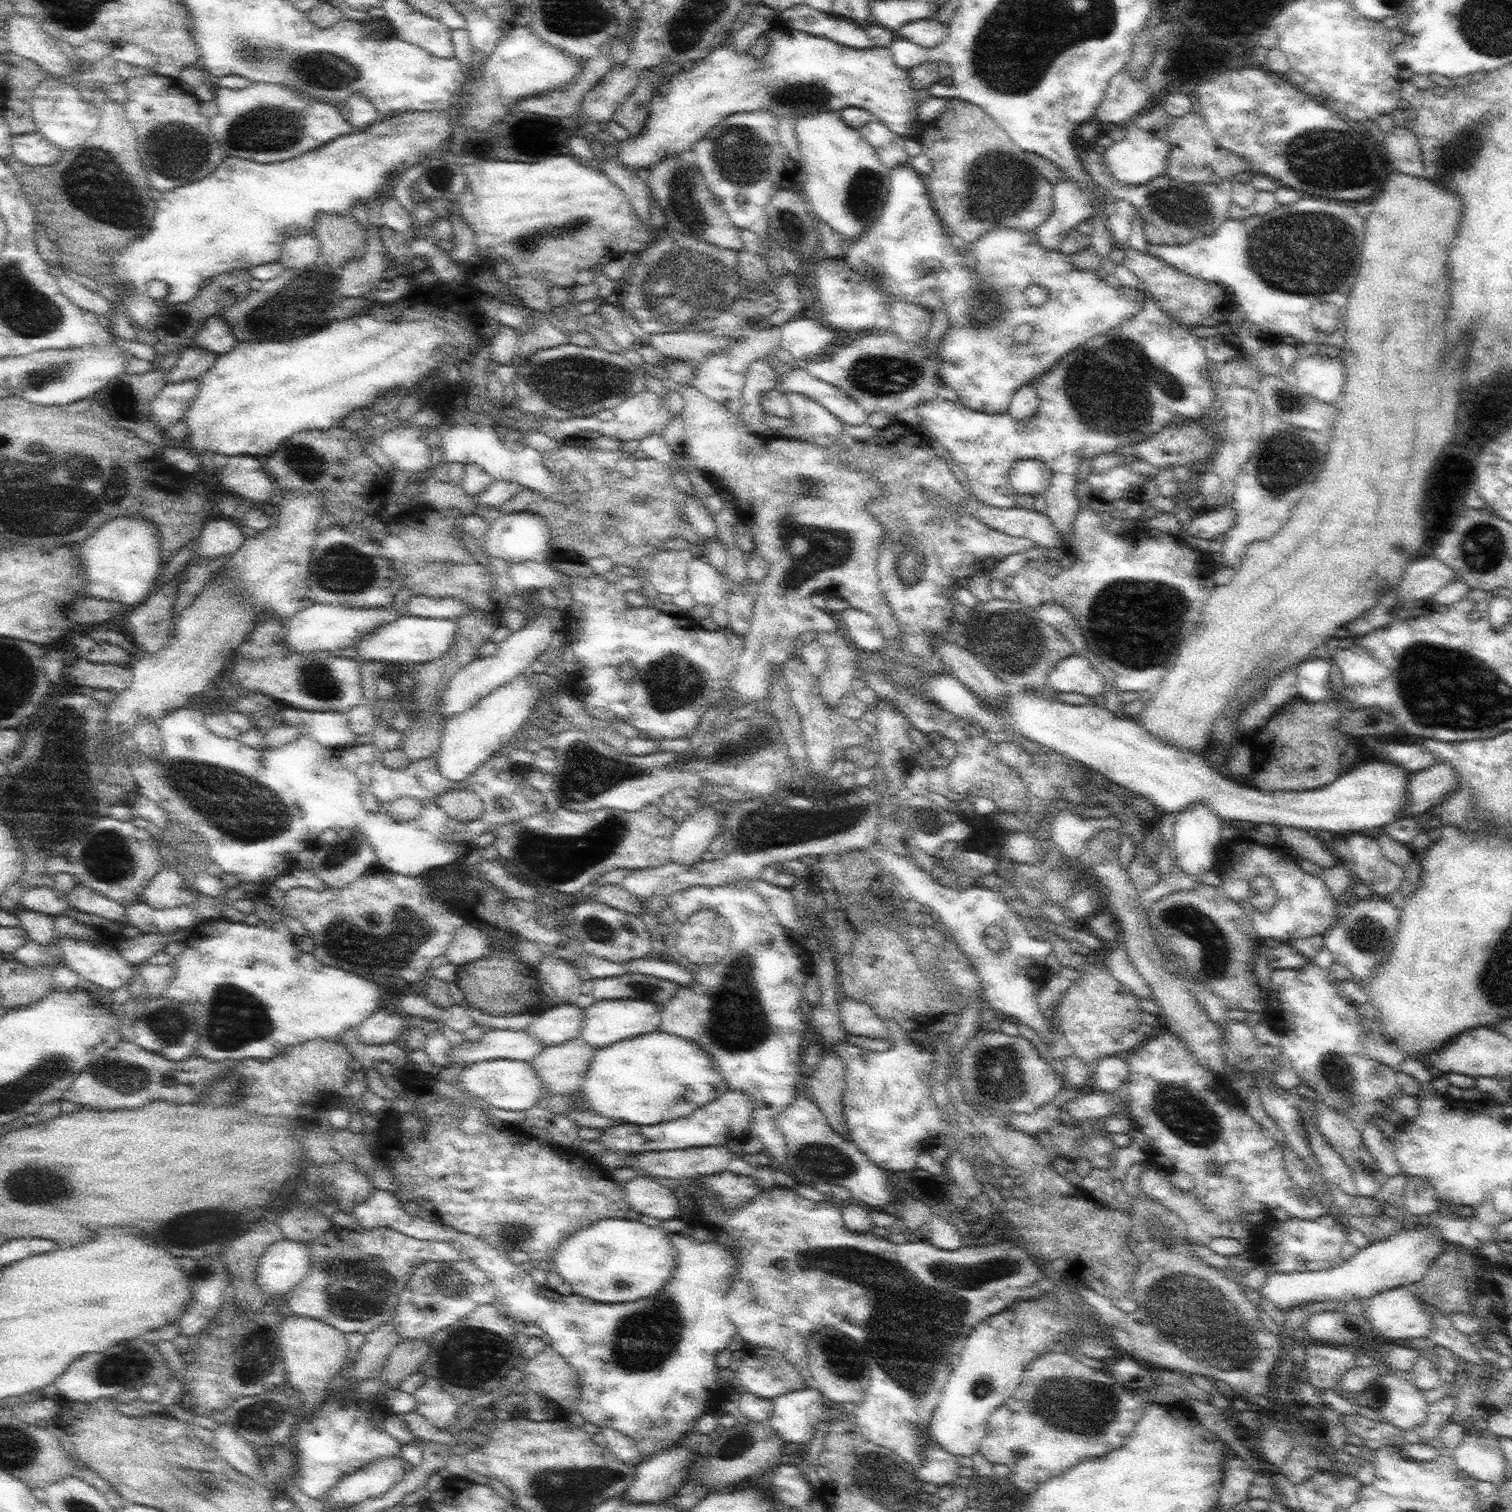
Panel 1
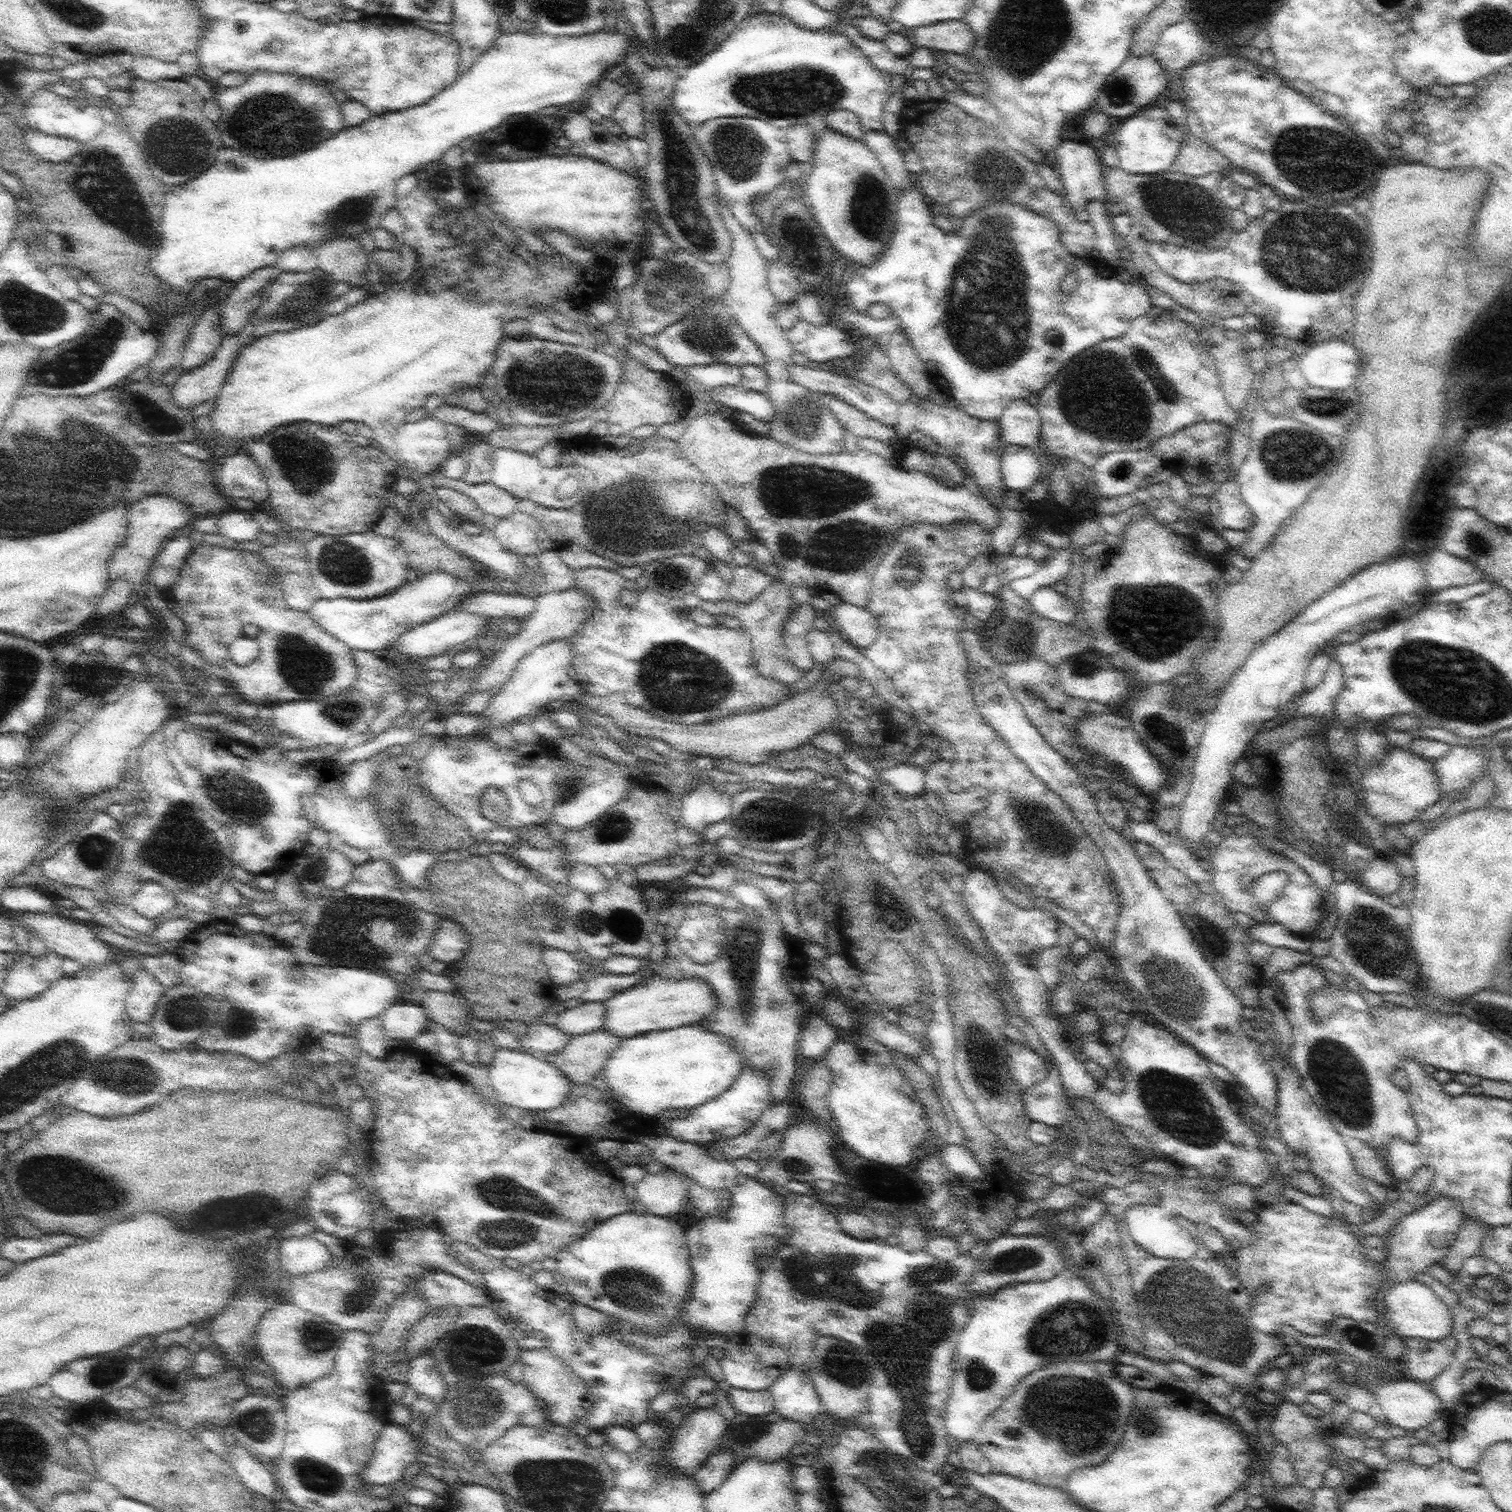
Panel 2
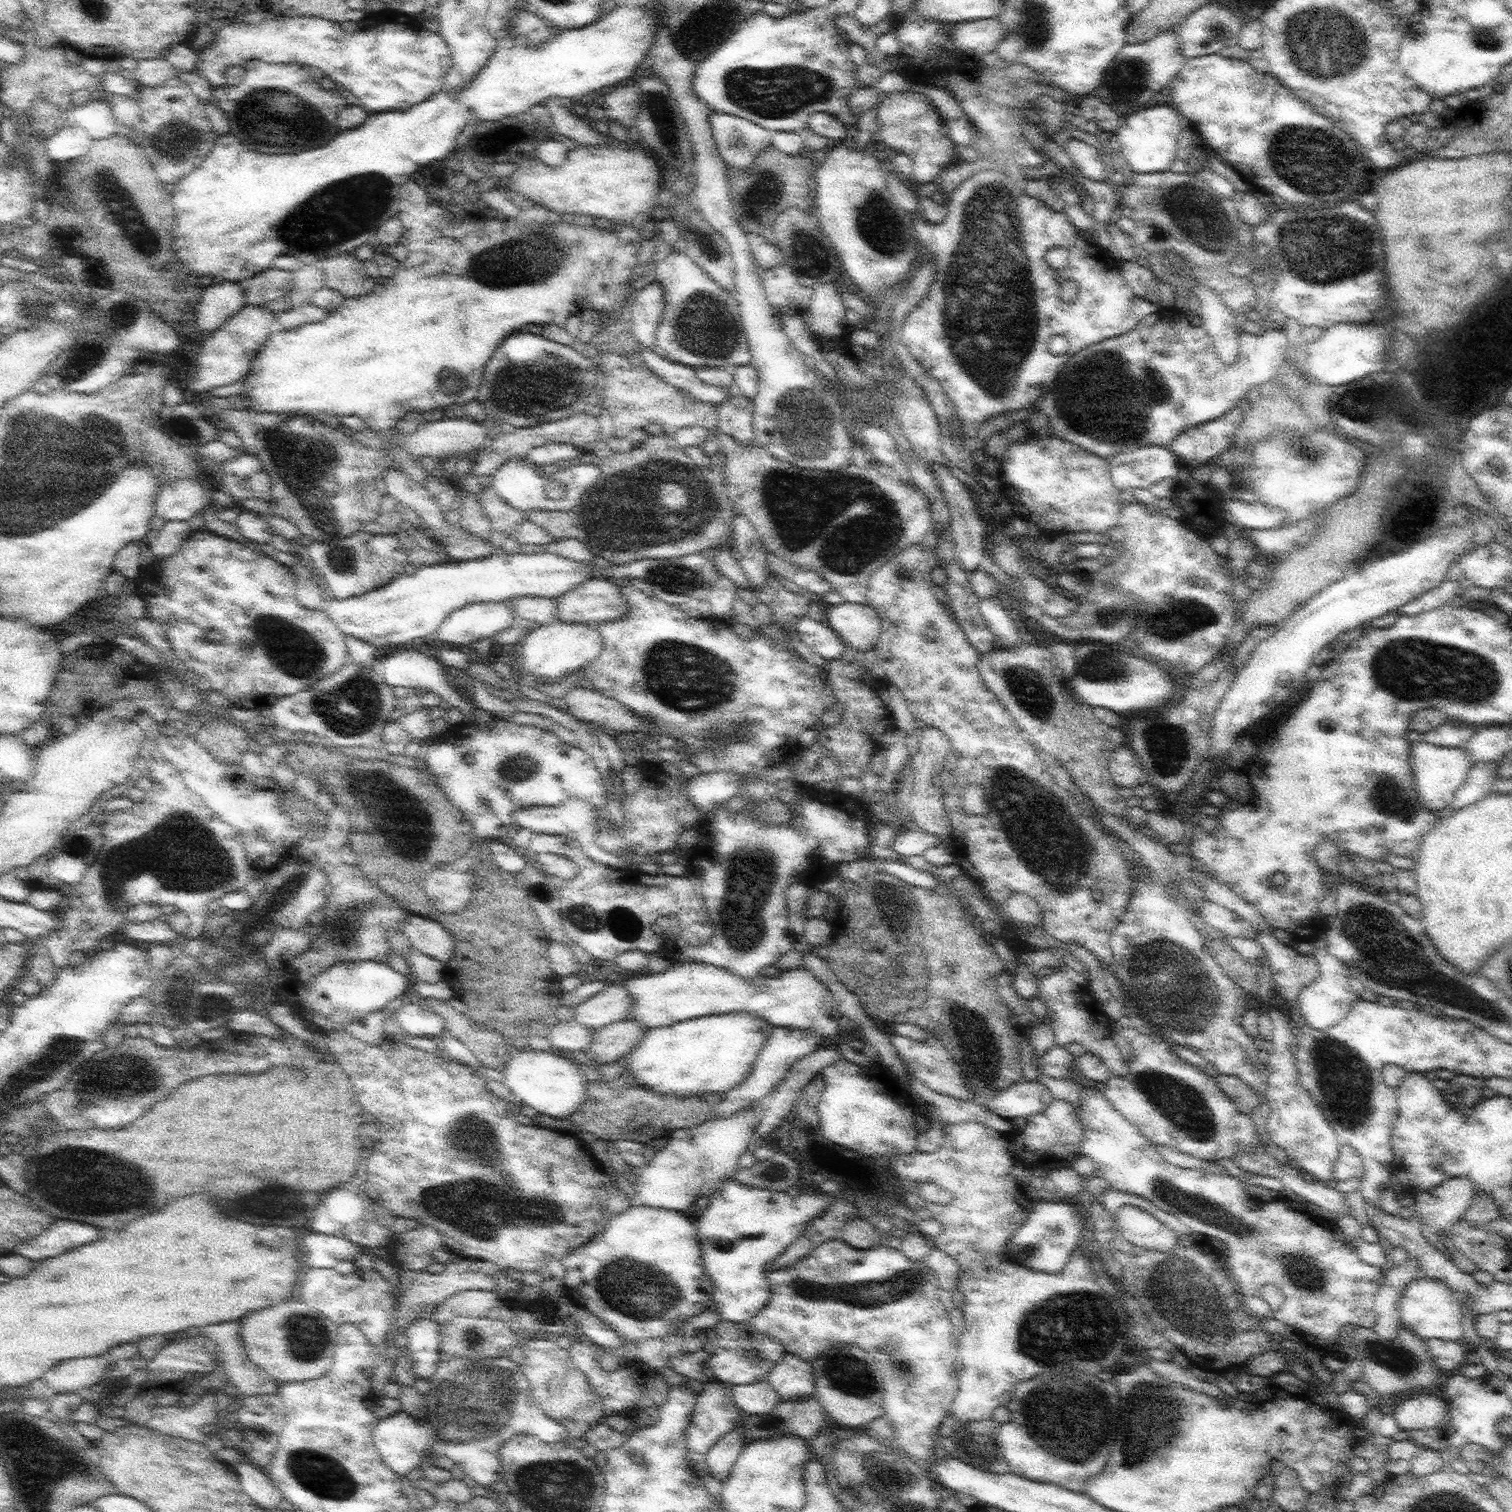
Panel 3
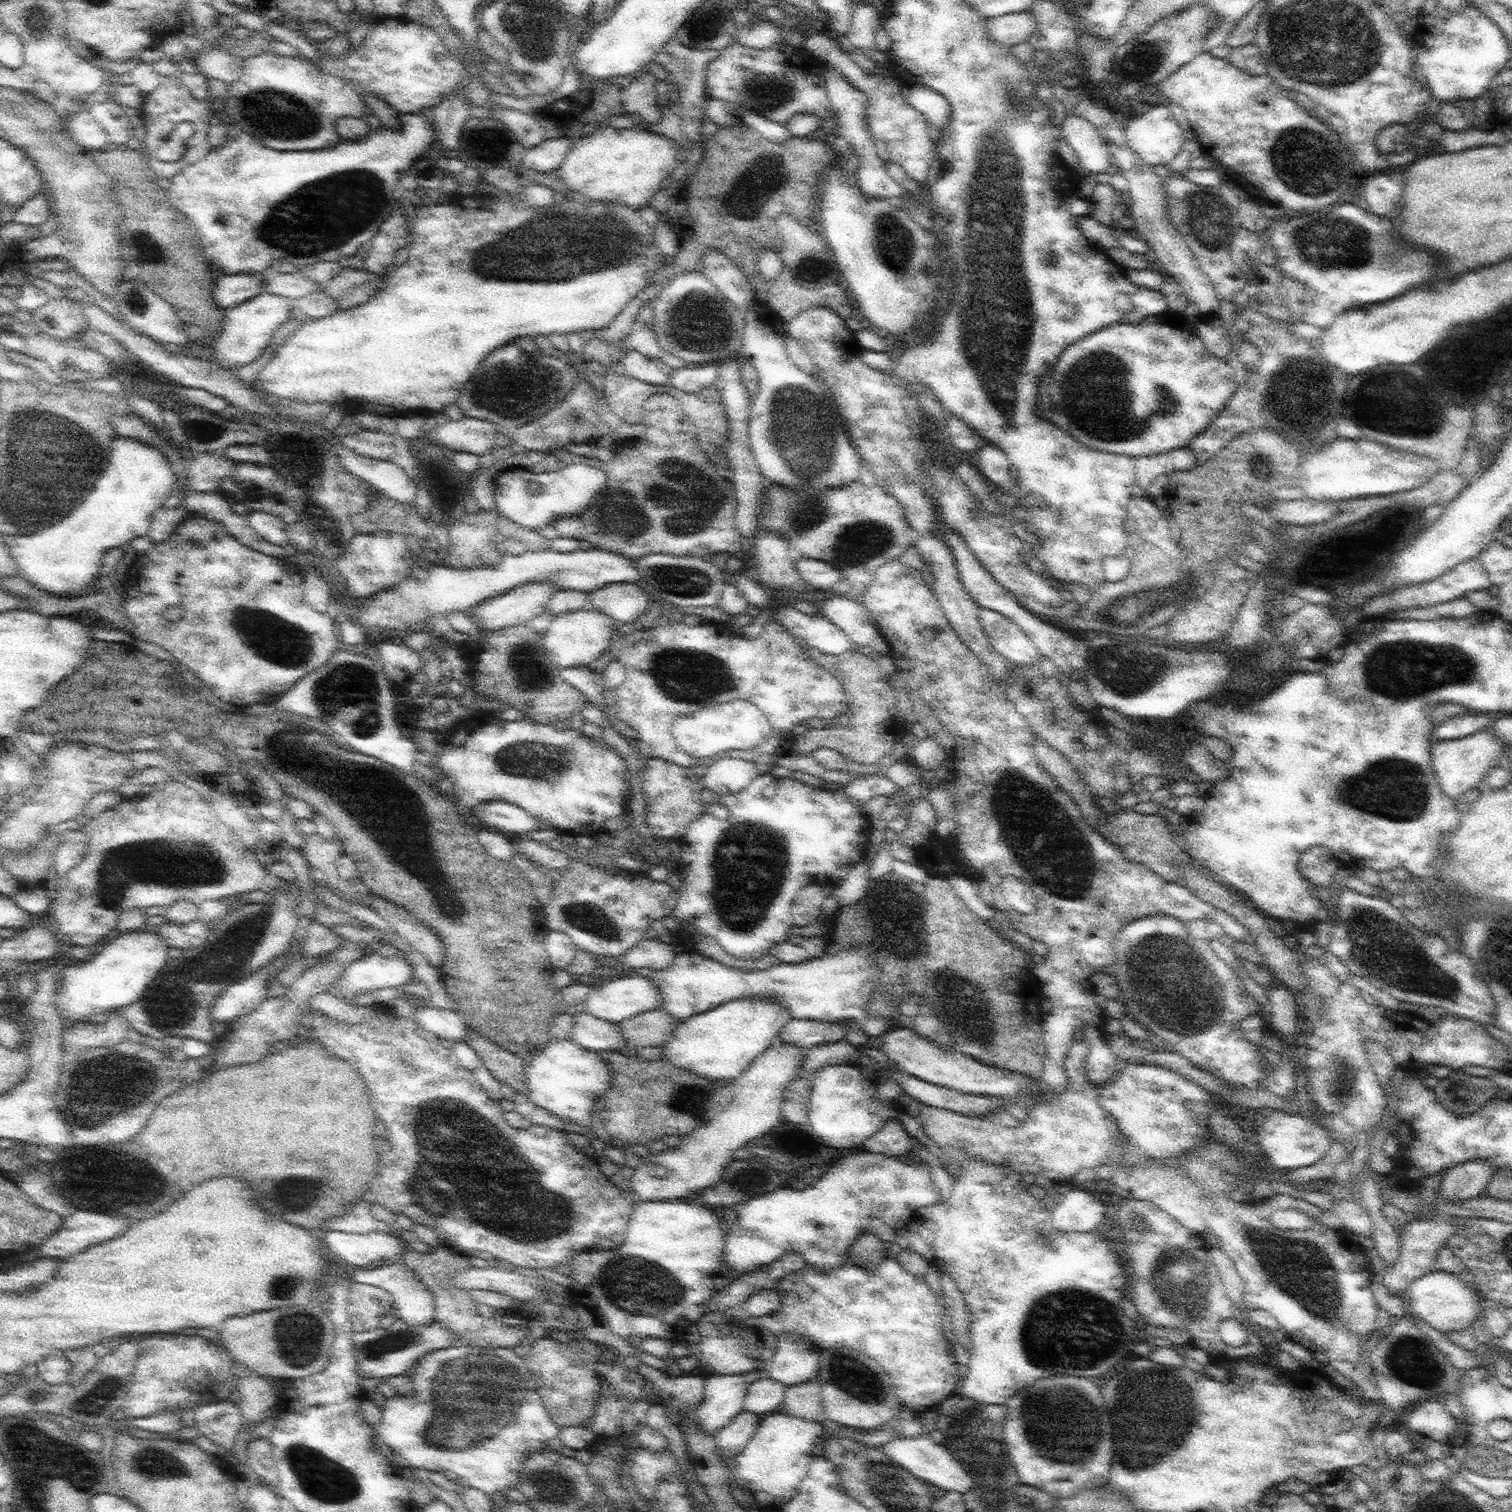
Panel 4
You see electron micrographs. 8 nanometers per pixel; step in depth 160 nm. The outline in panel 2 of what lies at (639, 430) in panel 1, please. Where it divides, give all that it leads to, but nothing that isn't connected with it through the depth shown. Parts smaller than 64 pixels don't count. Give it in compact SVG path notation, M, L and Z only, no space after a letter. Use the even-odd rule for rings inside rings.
M631 356L618 359L621 362L623 373L616 394L606 404L610 414L608 414L608 423L605 423L606 426L602 427L602 431L612 436L624 436L624 434L631 434L635 428L643 424L659 427L686 417L693 397L681 382L671 377L669 373L654 371L646 365L641 365Z

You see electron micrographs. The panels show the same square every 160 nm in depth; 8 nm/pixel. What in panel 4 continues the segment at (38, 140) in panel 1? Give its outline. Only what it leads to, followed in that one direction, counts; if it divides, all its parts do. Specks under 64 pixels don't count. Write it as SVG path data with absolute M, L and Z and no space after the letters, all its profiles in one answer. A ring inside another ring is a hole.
M79 105L79 109L69 118L68 134L74 142L86 147L89 151L100 150L108 145L106 130L94 120L88 105Z

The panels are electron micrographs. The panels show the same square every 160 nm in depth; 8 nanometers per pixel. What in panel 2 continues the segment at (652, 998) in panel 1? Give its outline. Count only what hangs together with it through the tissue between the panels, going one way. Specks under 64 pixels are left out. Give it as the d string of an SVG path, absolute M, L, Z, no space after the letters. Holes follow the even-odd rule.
M632 974L598 976L588 982L580 1000L584 1003L605 1002L614 998L615 994L620 994L620 991L632 988L634 984L636 984L636 976L632 976Z

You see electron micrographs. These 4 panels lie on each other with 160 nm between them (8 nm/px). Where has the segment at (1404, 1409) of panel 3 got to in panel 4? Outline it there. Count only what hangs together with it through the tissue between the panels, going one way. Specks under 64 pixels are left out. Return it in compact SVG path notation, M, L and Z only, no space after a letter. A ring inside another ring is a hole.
M1426 1401L1414 1408L1406 1423L1411 1430L1432 1441L1448 1443L1455 1434L1457 1418L1440 1401Z

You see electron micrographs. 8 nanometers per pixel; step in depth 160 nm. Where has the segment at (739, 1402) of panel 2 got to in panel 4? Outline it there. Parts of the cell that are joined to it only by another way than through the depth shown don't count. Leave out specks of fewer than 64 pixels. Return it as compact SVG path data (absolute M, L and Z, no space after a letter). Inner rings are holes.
M768 1375L753 1382L747 1390L744 1409L754 1414L770 1414L782 1407L786 1386Z

